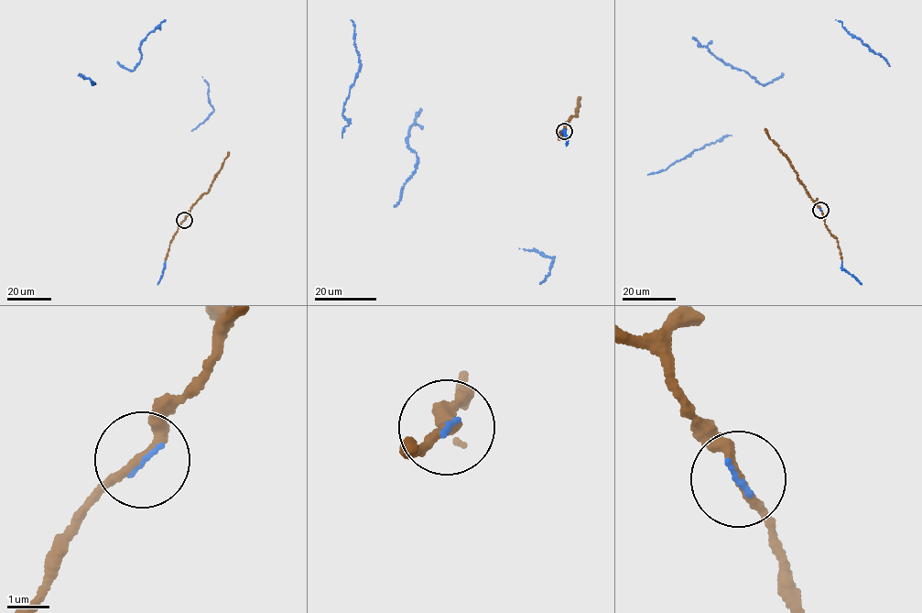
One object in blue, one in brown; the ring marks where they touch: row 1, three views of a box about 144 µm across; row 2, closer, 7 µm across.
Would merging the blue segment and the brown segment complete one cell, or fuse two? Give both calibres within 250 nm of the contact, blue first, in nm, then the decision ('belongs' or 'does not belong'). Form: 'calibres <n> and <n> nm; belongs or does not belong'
calibres 80 and 200 nm; belongs

